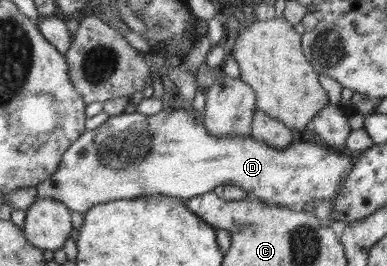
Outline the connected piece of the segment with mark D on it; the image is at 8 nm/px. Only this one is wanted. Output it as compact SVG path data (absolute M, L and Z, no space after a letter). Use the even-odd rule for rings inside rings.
M130 102L123 113L109 116L102 126L82 133L63 154L56 172L35 186L37 196L57 200L70 210L84 214L95 204L113 200L150 195L166 195L172 199L185 200L213 191L222 185L232 185L243 188L247 194L255 194L261 202L274 202L274 205L288 206L300 211L304 204L312 203L313 200L332 202L352 168L353 159L356 159L356 155L348 151L334 151L309 141L277 149L252 136L211 135L203 122L182 108L166 107L150 116L136 111L137 107Z

